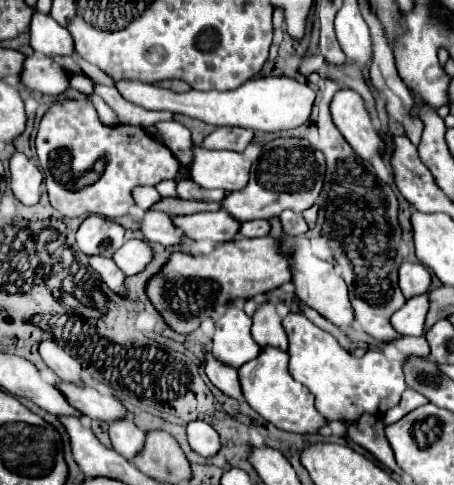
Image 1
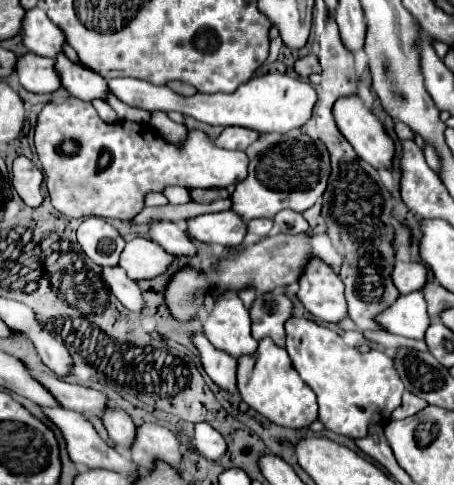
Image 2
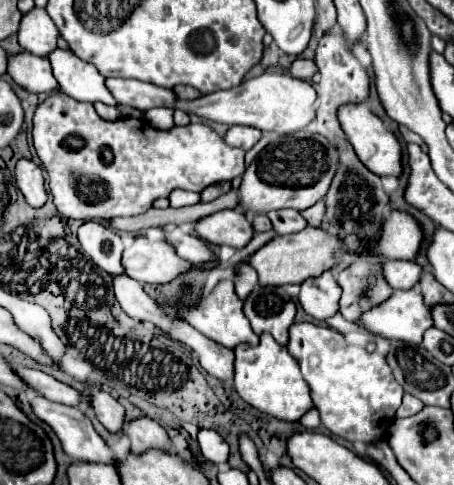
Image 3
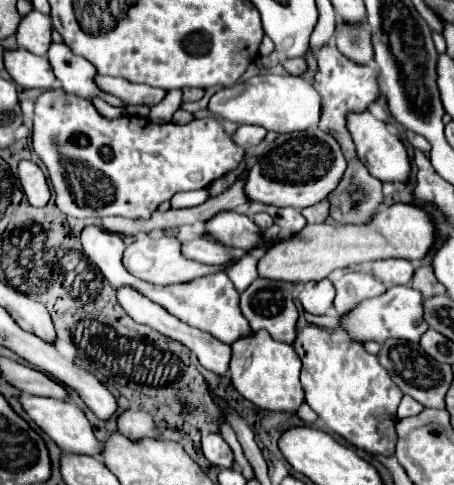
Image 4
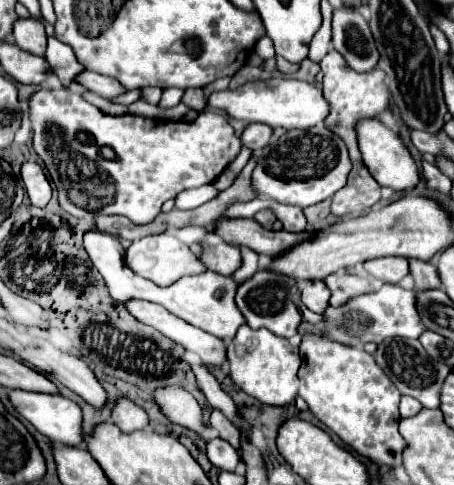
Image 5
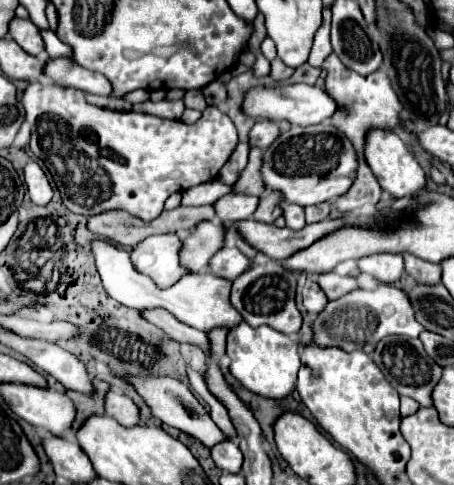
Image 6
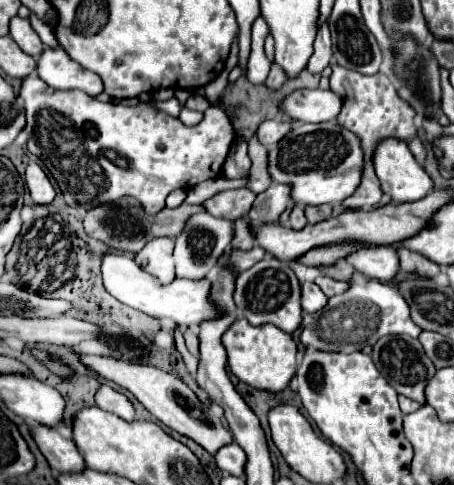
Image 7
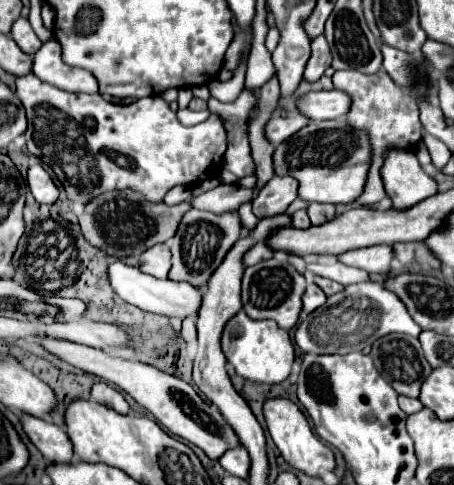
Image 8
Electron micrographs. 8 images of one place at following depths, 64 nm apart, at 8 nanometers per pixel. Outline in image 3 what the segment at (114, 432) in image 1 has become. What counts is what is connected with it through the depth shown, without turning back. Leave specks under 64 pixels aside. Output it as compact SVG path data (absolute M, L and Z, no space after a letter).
M90 386L88 392L92 396L92 408L96 410L96 416L104 424L104 428L110 430L112 434L118 434L120 430L124 430L124 424L128 424L128 420L118 400L114 400L108 392L96 386Z

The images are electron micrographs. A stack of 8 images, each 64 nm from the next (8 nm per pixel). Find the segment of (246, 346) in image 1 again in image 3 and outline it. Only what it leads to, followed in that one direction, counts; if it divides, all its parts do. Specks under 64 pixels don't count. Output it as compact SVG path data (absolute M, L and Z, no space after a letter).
M220 280L206 298L198 298L190 306L186 304L182 314L188 324L192 324L204 336L208 336L210 340L214 340L230 350L234 350L240 344L256 344L256 340L258 340L258 336L252 332L252 328L248 324L248 318L244 316L244 302L236 296L232 280Z

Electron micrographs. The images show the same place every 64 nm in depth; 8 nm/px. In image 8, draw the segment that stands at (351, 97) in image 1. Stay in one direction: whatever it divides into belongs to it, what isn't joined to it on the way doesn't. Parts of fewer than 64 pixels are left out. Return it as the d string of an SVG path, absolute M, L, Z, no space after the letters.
M392 148L392 152L384 152L384 168L380 168L380 176L384 176L384 190L392 198L394 208L410 208L416 202L438 192L436 182L420 168L412 150Z

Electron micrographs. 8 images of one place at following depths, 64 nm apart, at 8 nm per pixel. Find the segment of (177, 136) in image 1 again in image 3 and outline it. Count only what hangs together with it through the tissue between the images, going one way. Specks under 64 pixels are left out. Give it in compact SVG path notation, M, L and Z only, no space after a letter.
M157 107L145 112L144 118L150 126L159 130L172 130L176 126L173 120L172 108Z

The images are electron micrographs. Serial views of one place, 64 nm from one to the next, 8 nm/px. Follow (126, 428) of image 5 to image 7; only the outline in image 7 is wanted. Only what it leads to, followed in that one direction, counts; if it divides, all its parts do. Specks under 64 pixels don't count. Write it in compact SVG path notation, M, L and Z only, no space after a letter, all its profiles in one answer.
M106 384L96 392L96 404L98 404L102 410L120 416L120 418L126 420L126 422L134 422L134 420L136 420L136 418L134 418L134 406L132 406L132 402L130 402L124 394L112 390L112 388L106 386Z

